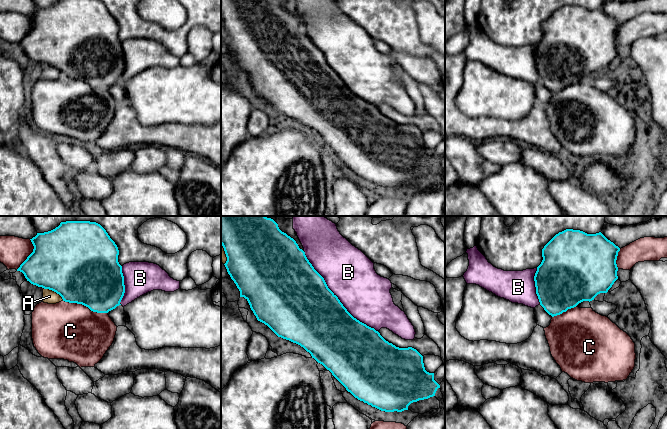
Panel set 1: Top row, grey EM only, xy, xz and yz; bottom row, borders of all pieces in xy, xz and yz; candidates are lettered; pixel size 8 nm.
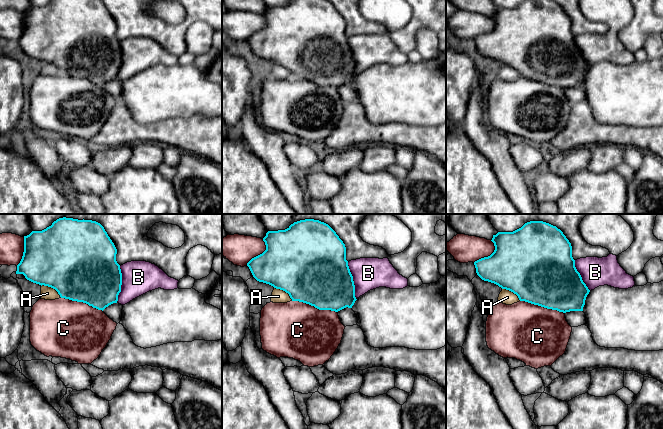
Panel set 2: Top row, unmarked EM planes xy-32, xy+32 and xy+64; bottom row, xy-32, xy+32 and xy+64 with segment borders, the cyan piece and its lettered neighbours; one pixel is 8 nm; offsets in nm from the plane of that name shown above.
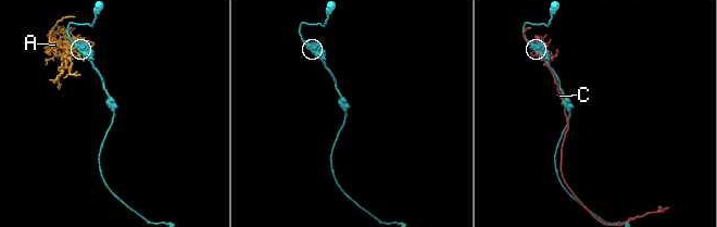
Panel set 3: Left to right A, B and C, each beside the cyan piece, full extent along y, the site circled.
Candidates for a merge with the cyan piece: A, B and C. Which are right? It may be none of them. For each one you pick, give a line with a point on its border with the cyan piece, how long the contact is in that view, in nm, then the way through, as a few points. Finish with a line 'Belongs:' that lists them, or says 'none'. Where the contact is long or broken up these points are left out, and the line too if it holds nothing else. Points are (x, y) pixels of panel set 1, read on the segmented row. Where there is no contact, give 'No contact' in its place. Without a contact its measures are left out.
B: Touches cyan at xz (336, 296). Shared border 900 nm
Belongs: B

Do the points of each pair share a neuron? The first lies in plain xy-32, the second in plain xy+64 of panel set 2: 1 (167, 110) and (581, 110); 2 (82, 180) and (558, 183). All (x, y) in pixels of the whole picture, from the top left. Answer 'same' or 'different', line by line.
1: different
2: same

